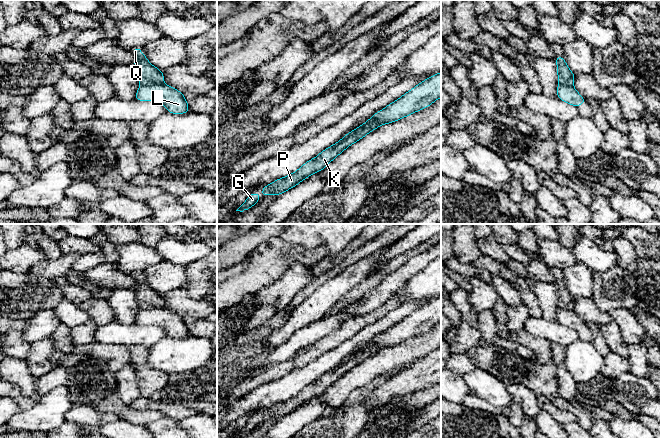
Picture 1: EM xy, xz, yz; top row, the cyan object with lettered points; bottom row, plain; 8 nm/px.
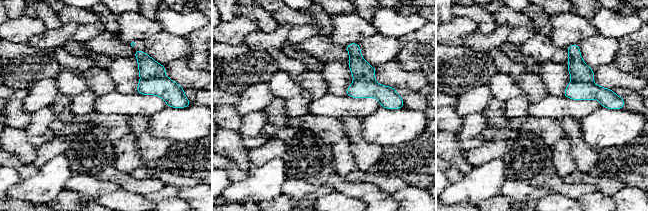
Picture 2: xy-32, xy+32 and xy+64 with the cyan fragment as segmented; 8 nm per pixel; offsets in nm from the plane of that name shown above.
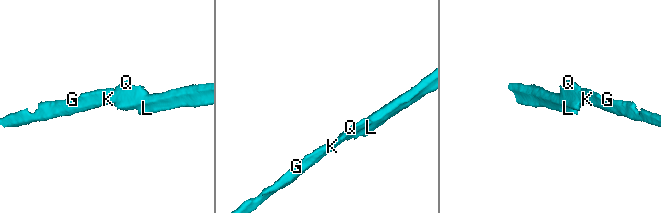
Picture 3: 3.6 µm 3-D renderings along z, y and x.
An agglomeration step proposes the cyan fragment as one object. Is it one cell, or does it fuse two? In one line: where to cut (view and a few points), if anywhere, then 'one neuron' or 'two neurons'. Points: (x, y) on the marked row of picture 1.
cut in xy along (161, 81), (141, 86); two neurons

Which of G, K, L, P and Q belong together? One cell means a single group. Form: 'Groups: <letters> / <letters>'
Groups: G K P Q / L

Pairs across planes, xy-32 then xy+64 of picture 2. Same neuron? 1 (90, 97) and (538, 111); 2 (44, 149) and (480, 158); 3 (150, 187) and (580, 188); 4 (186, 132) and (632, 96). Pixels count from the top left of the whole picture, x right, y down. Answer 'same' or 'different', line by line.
1: different
2: same
3: same
4: different

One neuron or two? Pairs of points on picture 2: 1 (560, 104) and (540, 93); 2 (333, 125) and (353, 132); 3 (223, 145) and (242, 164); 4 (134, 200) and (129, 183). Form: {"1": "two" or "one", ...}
{"1": "two", "2": "two", "3": "one", "4": "two"}

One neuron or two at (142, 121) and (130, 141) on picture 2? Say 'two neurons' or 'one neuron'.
two neurons

